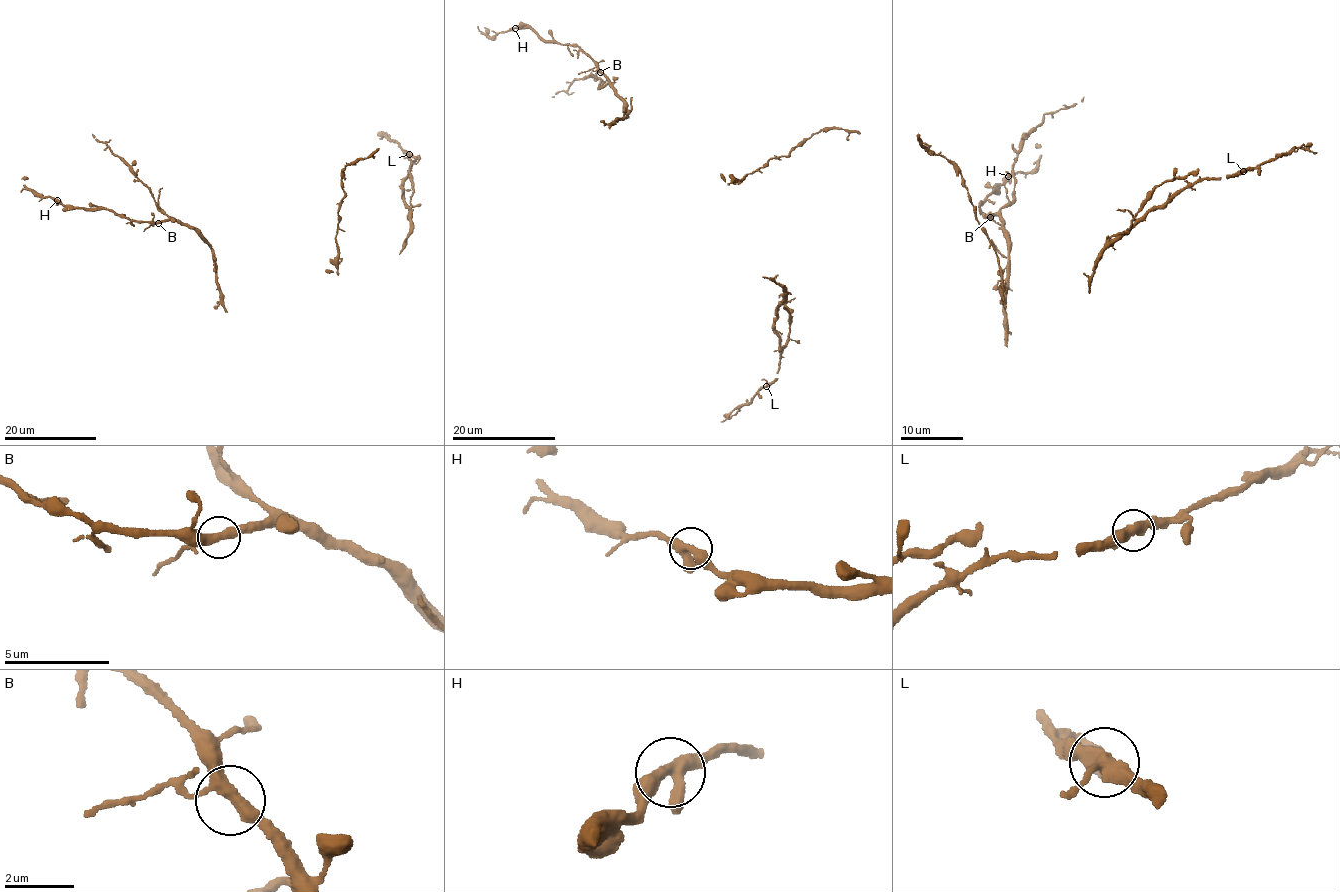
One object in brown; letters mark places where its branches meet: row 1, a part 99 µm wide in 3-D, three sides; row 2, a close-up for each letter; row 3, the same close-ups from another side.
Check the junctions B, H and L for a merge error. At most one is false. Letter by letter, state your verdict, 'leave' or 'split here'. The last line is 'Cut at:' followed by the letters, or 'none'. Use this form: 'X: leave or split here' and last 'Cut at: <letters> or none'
B: leave
H: leave
L: leave
Cut at: none

